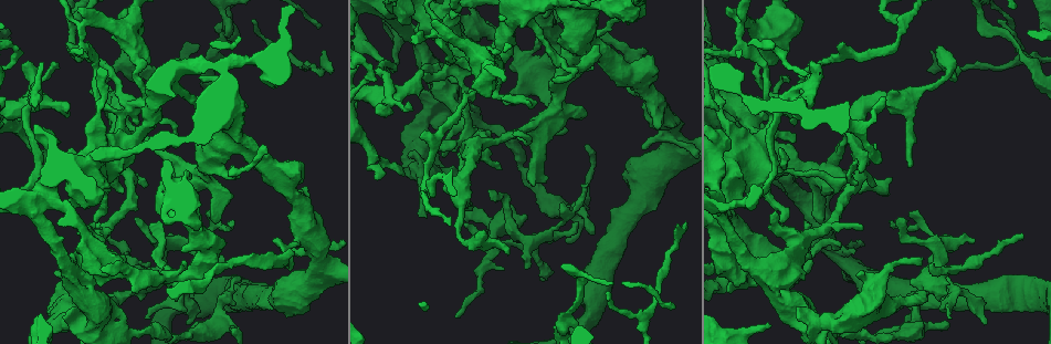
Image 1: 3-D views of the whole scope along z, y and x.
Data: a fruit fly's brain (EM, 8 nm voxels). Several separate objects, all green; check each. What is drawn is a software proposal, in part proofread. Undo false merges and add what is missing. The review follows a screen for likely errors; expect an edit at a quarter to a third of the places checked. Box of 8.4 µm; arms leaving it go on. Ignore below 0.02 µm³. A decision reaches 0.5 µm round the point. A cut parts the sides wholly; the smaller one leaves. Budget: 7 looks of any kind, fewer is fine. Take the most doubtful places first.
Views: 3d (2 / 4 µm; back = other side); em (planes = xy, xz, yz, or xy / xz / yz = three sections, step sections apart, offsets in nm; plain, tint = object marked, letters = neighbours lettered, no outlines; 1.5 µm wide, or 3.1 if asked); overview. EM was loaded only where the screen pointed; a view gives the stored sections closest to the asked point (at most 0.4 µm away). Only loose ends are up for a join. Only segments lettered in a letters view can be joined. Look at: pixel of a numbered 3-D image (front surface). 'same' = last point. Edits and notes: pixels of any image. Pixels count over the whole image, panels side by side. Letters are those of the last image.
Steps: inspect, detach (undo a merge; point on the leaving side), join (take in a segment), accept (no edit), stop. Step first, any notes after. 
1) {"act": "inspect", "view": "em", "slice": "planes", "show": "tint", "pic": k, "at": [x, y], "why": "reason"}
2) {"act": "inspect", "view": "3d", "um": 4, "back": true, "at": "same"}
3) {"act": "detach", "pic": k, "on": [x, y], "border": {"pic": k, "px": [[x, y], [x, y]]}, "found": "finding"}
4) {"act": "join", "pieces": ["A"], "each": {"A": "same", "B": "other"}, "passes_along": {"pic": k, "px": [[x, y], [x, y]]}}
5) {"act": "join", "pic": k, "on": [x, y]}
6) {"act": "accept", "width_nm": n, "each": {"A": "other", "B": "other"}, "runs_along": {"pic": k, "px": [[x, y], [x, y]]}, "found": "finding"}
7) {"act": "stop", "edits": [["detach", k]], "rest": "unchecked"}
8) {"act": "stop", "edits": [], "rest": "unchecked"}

{"act": "inspect", "view": "3d", "um": 2, "pic": 1, "at": [842, 42], "why": "an open end"}

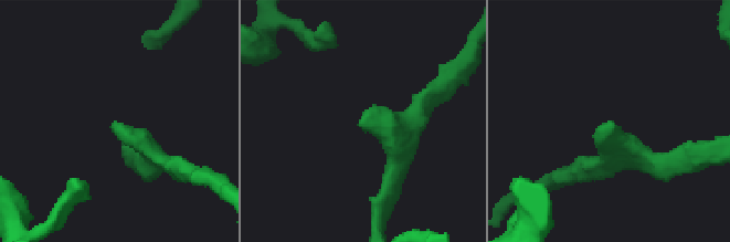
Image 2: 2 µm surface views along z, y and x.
{"act": "inspect", "view": "em", "slice": "planes", "show": "letters", "pic": 2, "at": [114, 120]}

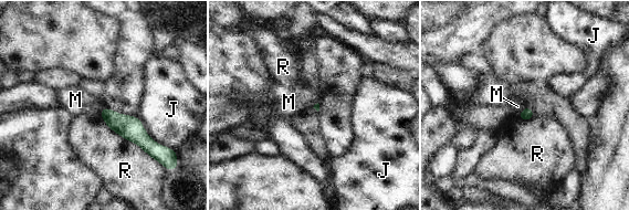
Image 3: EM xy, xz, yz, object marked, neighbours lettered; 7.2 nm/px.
{"act": "accept", "each": {"J": "other", "M": "other", "R": "other"}, "border": {"pic": 3, "px": [[525, 105], [517, 114]]}, "found": "none of them fits"}

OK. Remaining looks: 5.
{"act": "inspect", "view": "em", "slice": "planes", "show": "plain", "pic": 1, "at": [799, 315]}

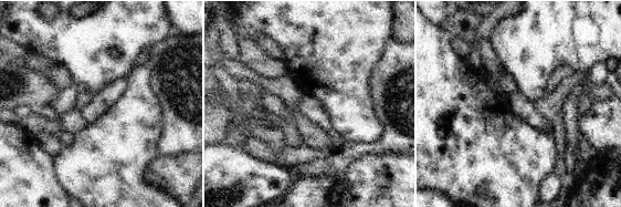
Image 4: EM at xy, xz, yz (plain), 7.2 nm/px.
{"act": "inspect", "view": "em", "slice": "planes", "show": "letters", "at": "same", "why": "what lies round it"}

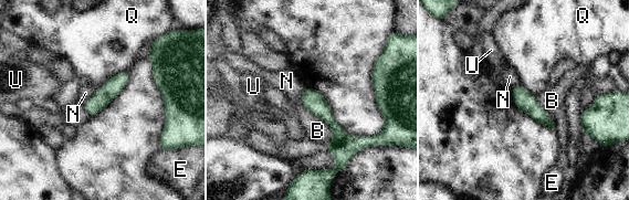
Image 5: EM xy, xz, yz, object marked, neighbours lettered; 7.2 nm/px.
{"act": "accept", "each": {"B": "other", "E": "other", "N": "other", "Q": "other", "U": "other"}, "found": "no lettered segment goes on from it"}

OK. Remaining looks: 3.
{"act": "inspect", "view": "em", "slice": "xy", "step": 8, "show": "tint", "pic": 1, "at": [972, 242], "why": "branch stops here"}

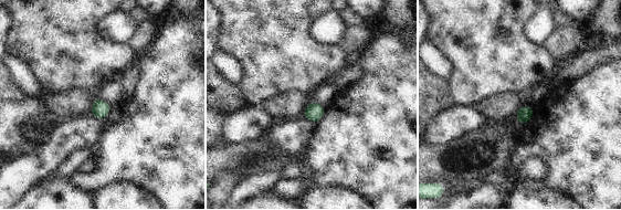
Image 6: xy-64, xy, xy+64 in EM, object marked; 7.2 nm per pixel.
{"act": "inspect", "view": "em", "slice": "planes", "show": "letters", "at": "same"}

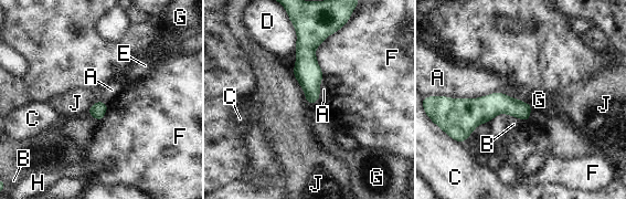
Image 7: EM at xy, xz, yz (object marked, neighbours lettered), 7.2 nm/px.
{"act": "accept", "longest_contact_nm": ["A", 500], "each": {"A": "other", "B": "other", "C": "other", "D": "other", "E": "other", "F": "other", "G": "other", "H": "other", "J": "other"}, "border": {"pic": 7, "px": [[509, 115], [516, 116], [523, 122]]}, "found": "no lettered segment goes on from it"}

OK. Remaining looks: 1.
{"act": "stop", "edits": [], "rest": "unchecked"}

